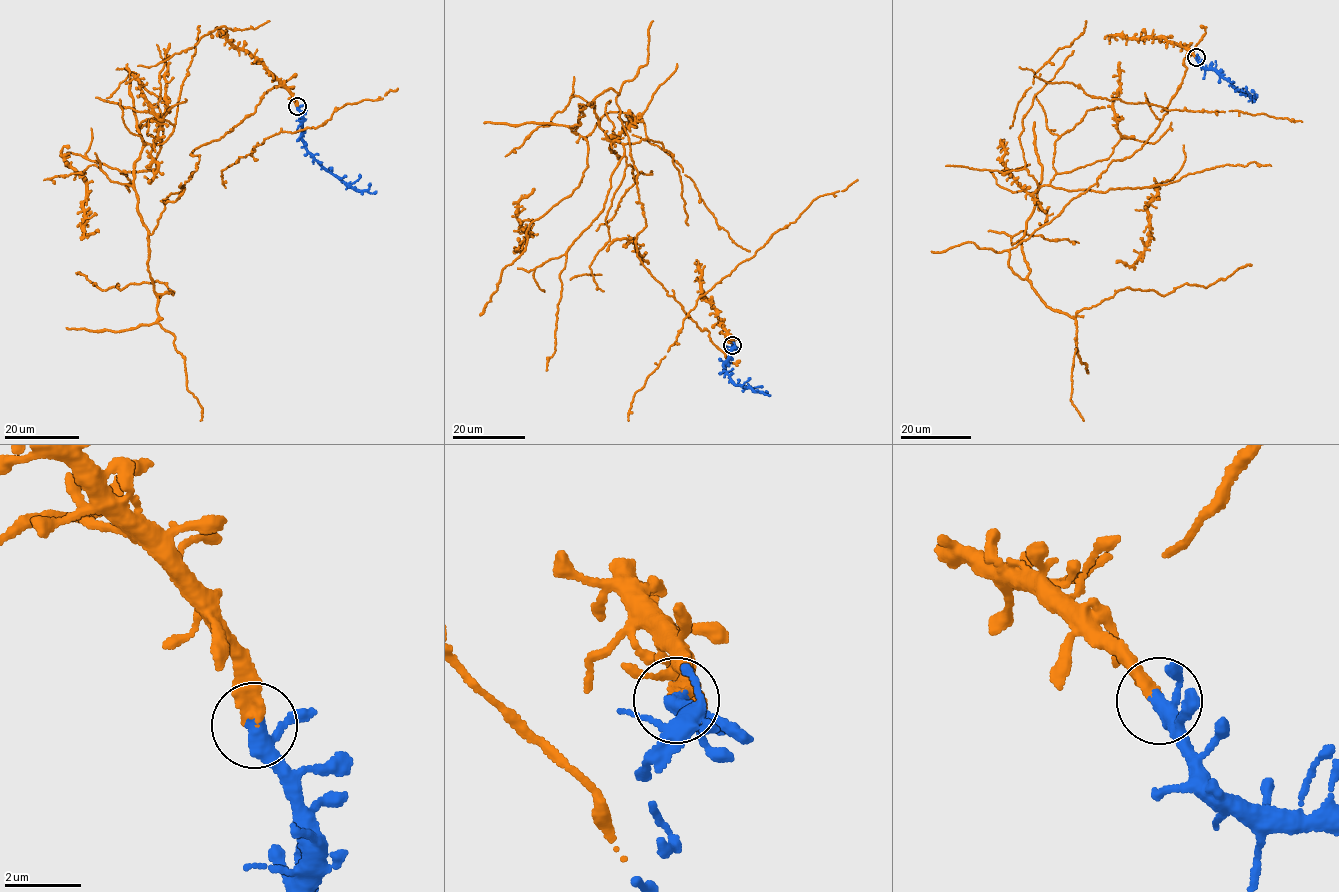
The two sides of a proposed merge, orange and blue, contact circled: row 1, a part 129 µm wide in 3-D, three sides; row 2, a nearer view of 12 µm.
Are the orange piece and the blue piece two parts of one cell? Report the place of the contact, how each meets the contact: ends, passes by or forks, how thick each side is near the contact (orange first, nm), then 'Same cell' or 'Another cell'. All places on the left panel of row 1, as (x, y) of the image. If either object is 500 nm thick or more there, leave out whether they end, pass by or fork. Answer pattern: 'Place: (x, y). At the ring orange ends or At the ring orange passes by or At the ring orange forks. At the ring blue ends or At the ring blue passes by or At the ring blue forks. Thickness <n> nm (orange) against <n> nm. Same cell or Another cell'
Place: (297, 106). At the ring orange ends. At the ring blue passes by. Thickness 320 nm (orange) against 360 nm. Same cell

